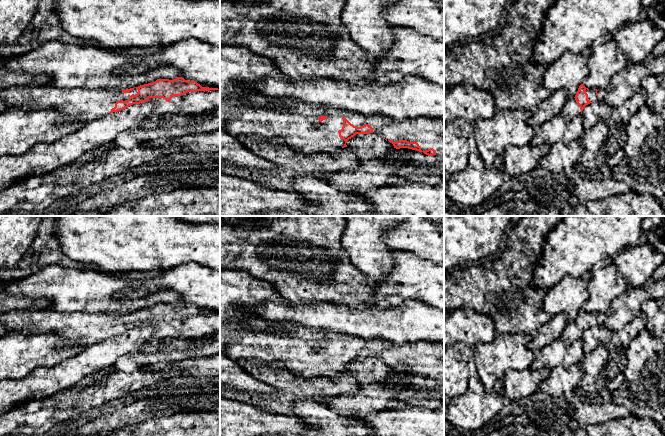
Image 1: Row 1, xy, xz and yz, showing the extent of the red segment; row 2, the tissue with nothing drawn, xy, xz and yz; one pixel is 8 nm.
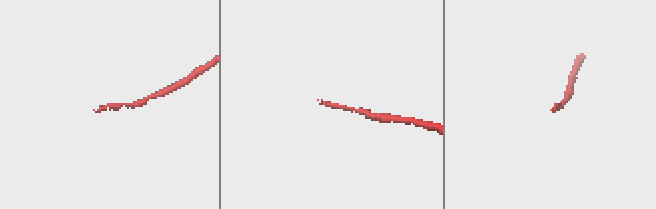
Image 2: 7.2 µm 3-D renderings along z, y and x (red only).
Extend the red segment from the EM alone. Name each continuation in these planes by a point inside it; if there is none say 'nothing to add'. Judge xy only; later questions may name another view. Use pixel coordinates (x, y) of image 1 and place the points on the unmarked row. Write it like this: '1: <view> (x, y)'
1: xy (201, 326)
2: xy (91, 328)

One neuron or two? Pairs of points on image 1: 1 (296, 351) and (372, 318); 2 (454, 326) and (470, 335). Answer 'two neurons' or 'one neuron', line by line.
1: two neurons
2: one neuron

